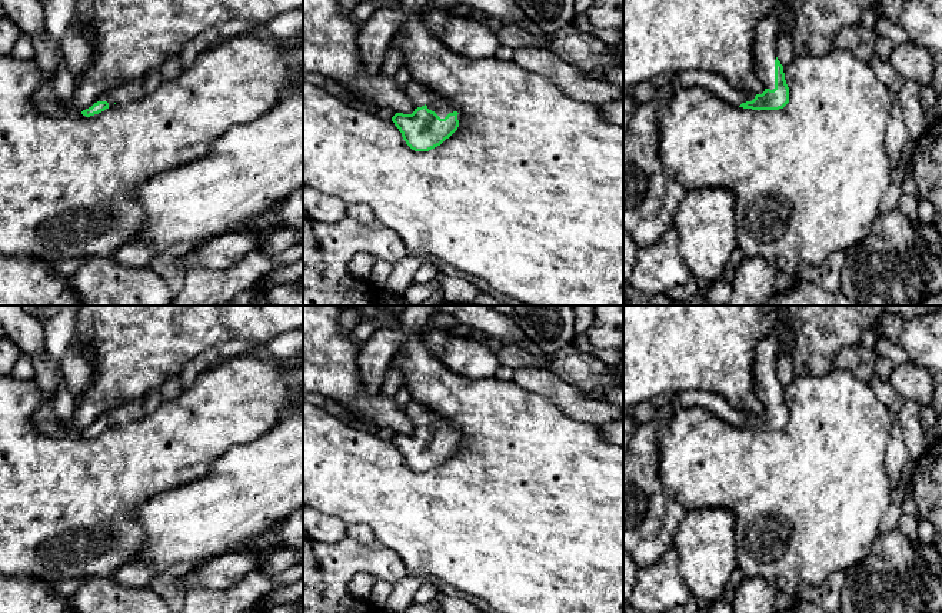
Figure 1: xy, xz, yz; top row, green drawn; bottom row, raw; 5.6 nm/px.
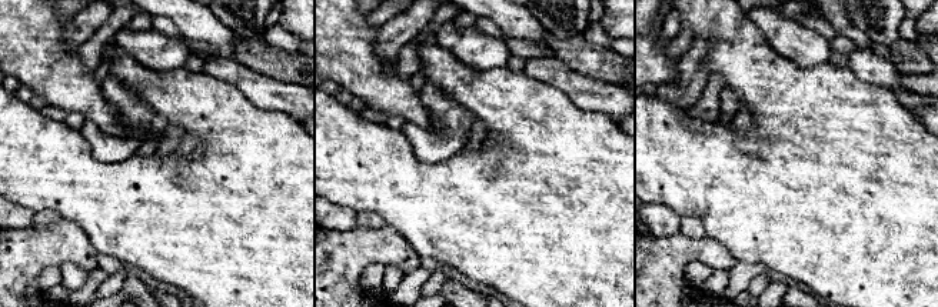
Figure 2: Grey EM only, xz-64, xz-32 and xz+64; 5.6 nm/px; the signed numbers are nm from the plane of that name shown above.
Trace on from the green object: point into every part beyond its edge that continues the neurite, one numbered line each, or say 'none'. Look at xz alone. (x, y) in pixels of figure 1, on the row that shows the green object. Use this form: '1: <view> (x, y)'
1: xz (419, 95)

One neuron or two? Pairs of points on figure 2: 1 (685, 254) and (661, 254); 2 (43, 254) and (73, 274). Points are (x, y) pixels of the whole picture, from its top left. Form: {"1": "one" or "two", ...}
{"1": "one", "2": "two"}

